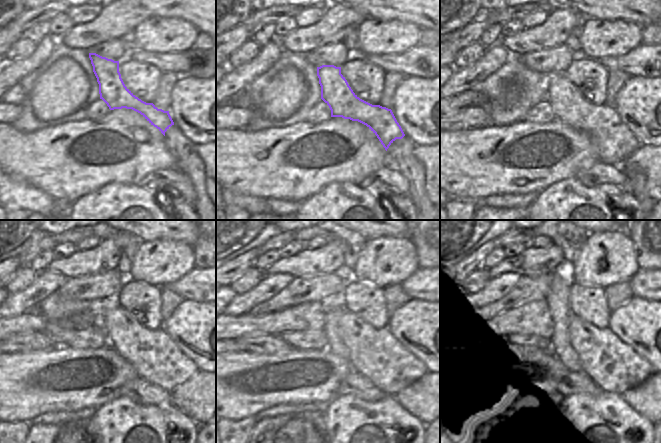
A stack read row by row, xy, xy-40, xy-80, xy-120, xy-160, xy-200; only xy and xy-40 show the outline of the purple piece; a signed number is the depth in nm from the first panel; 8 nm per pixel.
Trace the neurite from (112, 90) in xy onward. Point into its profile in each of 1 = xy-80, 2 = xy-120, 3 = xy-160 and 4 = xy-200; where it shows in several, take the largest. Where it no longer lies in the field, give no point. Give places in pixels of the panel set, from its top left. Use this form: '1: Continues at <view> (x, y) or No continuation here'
1: Continues at xy-80 (612, 141)
2: Continues at xy-120 (153, 355)
3: Continues at xy-160 (374, 353)
4: Continues at xy-200 (613, 366).

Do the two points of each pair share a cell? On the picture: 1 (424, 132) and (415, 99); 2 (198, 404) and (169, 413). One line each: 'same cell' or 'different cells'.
1: same cell
2: different cells

